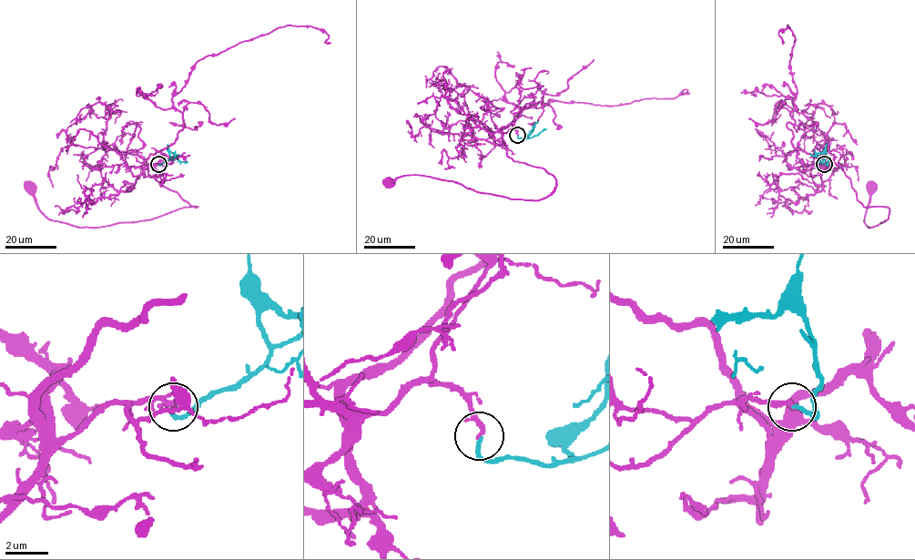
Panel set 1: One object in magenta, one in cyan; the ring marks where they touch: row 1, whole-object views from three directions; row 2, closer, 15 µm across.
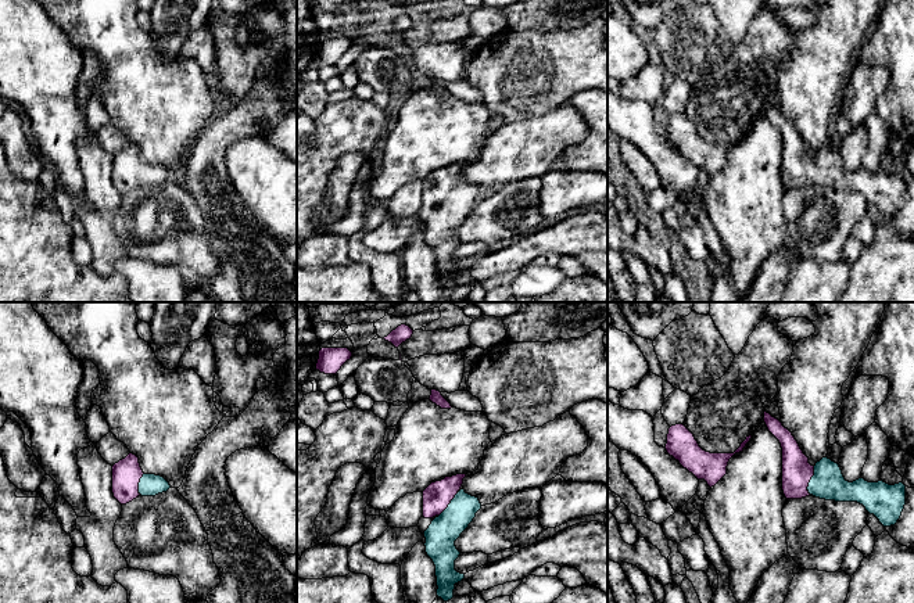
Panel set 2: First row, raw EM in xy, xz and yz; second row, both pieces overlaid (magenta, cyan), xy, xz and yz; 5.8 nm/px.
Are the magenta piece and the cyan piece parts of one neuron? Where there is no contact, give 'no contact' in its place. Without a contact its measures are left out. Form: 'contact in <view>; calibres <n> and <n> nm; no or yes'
contact in yz; calibres 180 and 190 nm; yes

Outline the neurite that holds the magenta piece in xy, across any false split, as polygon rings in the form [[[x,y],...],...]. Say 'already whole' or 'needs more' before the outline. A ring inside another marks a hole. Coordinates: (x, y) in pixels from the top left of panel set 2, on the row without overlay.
needs more | [[[133,143],[112,155],[112,183],[121,194],[126,194],[140,184],[155,186],[169,177],[171,175],[164,166],[144,164],[139,147]]]

